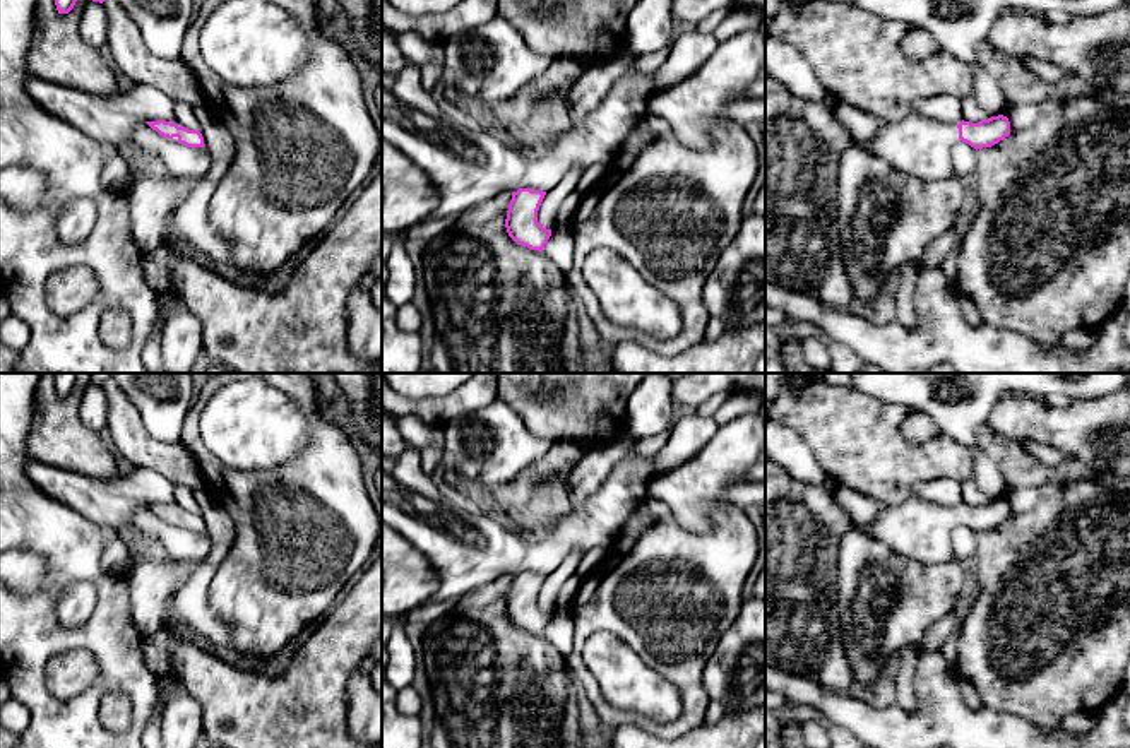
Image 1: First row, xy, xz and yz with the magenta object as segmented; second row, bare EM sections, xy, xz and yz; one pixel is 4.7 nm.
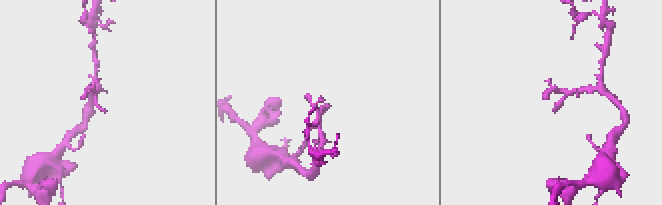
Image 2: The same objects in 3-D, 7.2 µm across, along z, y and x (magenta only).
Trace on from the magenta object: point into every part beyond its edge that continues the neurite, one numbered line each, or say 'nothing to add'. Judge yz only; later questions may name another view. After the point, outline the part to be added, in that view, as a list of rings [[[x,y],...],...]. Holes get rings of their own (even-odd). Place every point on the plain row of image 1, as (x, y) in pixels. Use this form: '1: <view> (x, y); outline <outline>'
1: yz (920, 531); outline [[[913,495],[897,507],[883,507],[863,531],[902,560],[937,565],[954,558],[950,536],[959,524],[957,508]]]

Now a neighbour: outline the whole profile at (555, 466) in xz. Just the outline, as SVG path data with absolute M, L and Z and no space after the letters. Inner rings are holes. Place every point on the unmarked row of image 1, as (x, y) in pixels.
M553 443L548 454L517 474L512 481L483 490L479 495L490 507L520 508L529 503L532 491L548 481L563 484L584 450L574 443Z

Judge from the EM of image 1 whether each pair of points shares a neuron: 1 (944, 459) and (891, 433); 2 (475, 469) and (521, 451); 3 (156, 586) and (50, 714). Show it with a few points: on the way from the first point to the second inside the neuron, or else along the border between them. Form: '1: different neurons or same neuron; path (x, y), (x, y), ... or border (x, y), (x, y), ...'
1: same neuron; path (930, 459), (918, 457), (904, 447)
2: same neuron; path (487, 457), (497, 451), (509, 451)
3: different neurons; border (122, 575), (129, 594), (130, 622), (144, 635)

